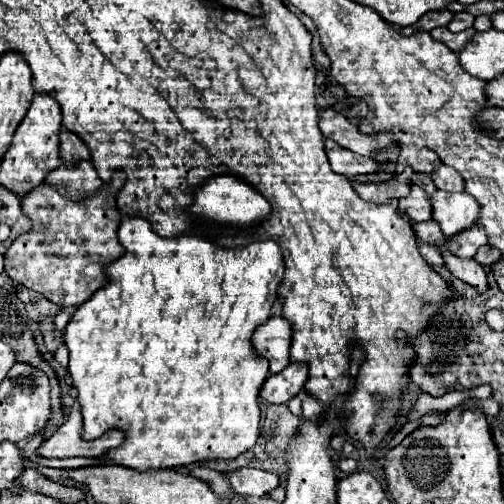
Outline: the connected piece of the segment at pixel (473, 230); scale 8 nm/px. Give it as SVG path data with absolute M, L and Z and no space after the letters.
M471 226L455 236L451 236L451 252L459 258L473 258L481 246L489 244L487 230L481 226Z

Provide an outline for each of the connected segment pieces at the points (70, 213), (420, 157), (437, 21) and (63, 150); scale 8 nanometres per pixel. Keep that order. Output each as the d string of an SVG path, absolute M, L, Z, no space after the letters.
M41 184L21 200L23 214L33 222L31 230L21 234L5 254L5 272L17 284L41 292L53 304L81 306L103 284L103 266L123 254L117 240L121 214L111 204L113 190L99 190L83 200L69 200L55 186Z
M401 146L399 152L401 160L407 162L415 172L431 174L435 168L441 166L439 156L431 148L417 148L417 146Z
M433 10L433 12L427 12L417 24L401 28L400 34L403 34L403 36L411 36L415 32L421 32L421 30L429 32L429 30L433 30L437 26L447 26L453 20L453 16L455 14L451 10Z
M61 130L59 134L59 156L63 162L71 162L71 160L89 160L89 150L87 146L79 140L79 136L75 136L69 130Z

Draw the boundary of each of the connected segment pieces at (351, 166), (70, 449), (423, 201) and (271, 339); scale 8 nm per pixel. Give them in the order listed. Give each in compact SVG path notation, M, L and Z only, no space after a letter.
M325 140L325 150L331 162L333 172L345 174L345 176L357 176L367 172L377 172L381 168L381 162L377 162L371 156L359 156L347 148L341 148L333 140Z
M73 410L63 426L57 428L57 432L41 444L37 450L41 456L47 458L71 458L71 456L89 456L99 458L105 452L119 448L125 440L125 432L111 428L103 436L95 440L83 440L83 416L79 410Z
M411 186L409 196L399 200L399 208L415 222L427 222L433 218L431 200L429 200L427 192L423 192L423 188L419 188L419 186Z
M271 316L253 334L255 350L269 360L271 372L281 372L289 364L293 328L285 316Z

